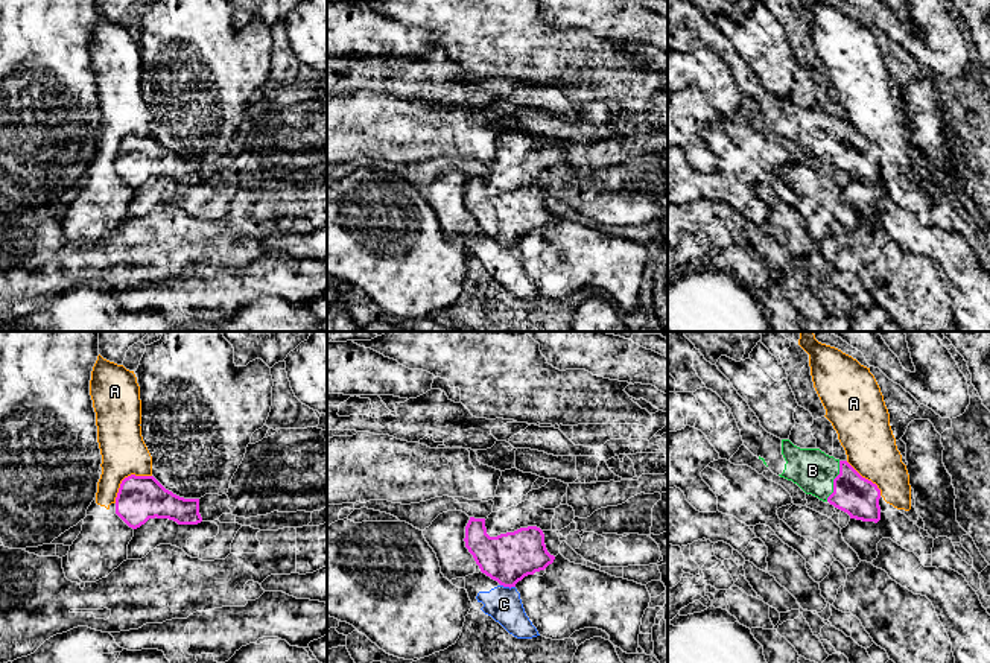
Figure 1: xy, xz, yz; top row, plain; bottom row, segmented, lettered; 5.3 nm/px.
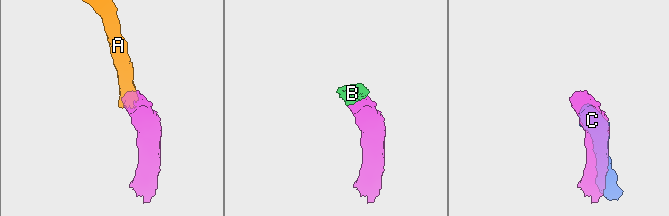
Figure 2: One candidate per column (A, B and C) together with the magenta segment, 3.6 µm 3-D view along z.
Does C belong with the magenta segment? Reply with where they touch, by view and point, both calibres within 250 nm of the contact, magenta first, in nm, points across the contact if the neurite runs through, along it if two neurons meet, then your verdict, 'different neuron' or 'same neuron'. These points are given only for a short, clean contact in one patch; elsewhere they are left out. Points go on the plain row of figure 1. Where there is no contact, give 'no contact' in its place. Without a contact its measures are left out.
xz (508, 245) | 260/190 nm | different neuron

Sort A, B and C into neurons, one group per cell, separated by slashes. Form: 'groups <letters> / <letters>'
groups A C / B

